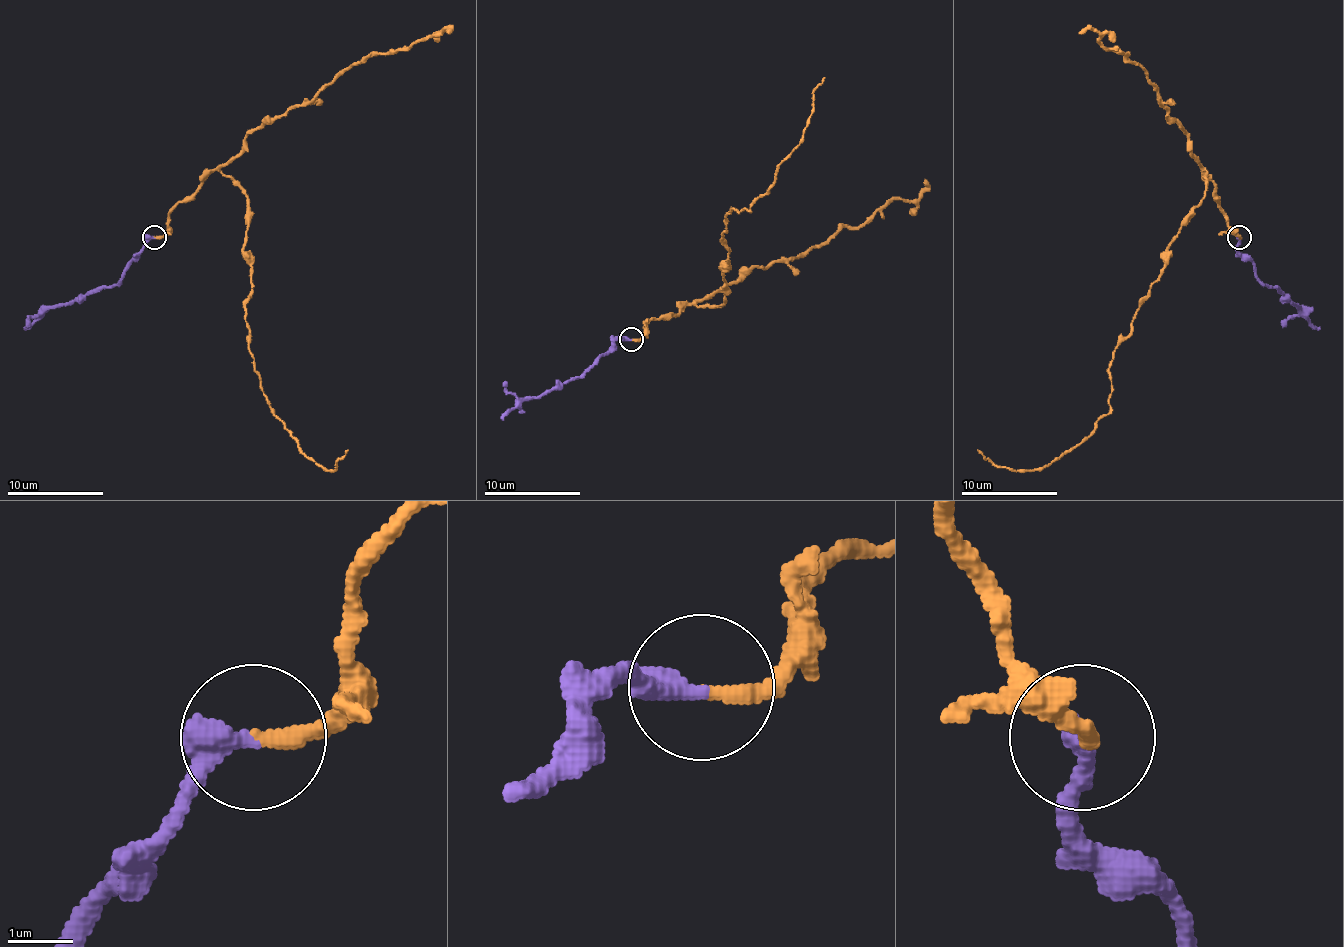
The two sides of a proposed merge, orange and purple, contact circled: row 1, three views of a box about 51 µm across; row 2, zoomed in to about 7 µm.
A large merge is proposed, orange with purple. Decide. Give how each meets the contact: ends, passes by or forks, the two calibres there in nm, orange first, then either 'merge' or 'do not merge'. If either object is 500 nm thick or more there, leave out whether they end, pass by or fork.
orange ends; purple ends; calibres 260 and 400 nm; do not merge

